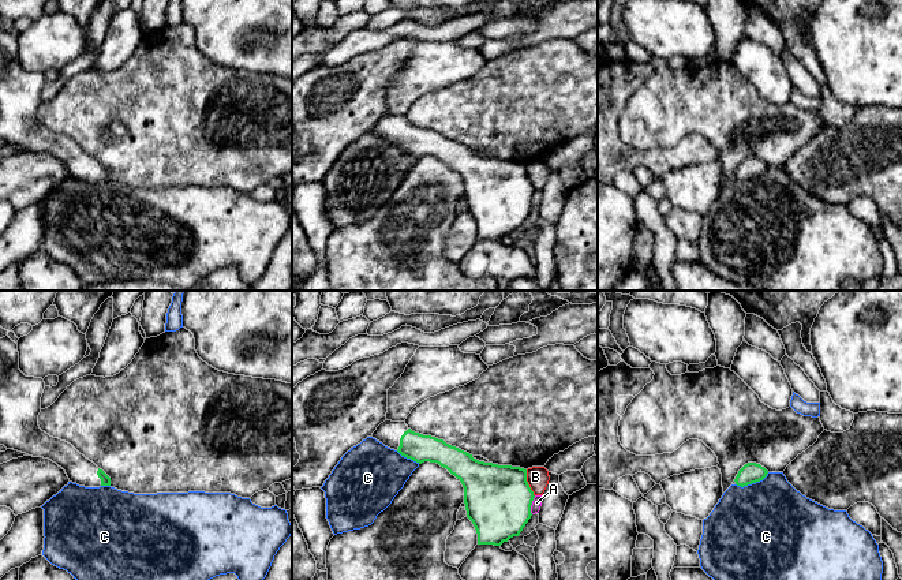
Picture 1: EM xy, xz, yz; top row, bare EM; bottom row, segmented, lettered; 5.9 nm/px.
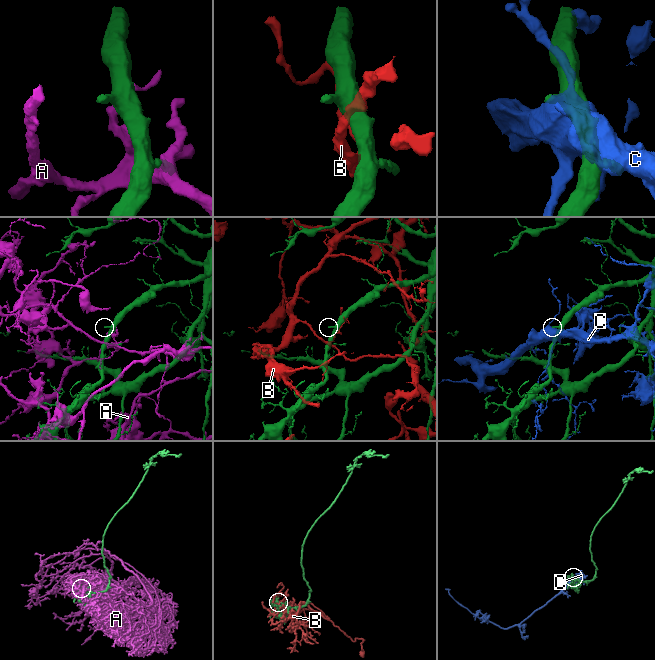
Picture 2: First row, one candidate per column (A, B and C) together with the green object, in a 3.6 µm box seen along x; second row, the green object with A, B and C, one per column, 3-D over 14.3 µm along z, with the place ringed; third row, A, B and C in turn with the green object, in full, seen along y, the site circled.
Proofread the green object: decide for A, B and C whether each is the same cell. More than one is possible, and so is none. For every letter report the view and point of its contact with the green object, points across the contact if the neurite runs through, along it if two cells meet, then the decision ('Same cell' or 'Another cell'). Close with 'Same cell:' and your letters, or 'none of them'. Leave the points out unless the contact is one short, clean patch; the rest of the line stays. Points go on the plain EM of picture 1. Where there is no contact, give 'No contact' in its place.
A: Touches green at xz (531, 198). Another cell
B: Touches green at xz (527, 178). Another cell
C: Touches green at yz (752, 176). Another cell
Same cell: none of them

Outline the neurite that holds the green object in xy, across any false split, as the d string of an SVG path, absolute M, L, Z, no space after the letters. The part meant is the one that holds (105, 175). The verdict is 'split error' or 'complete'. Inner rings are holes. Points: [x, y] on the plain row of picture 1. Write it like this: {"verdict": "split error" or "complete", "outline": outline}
{"verdict": "split error", "outline": "M8 30L0 33L0 139L33 151L52 154L66 165L70 176L79 180L111 180L111 172L71 138L53 132L40 123L38 109L44 83L42 72L26 71L19 64L18 38Z"}

